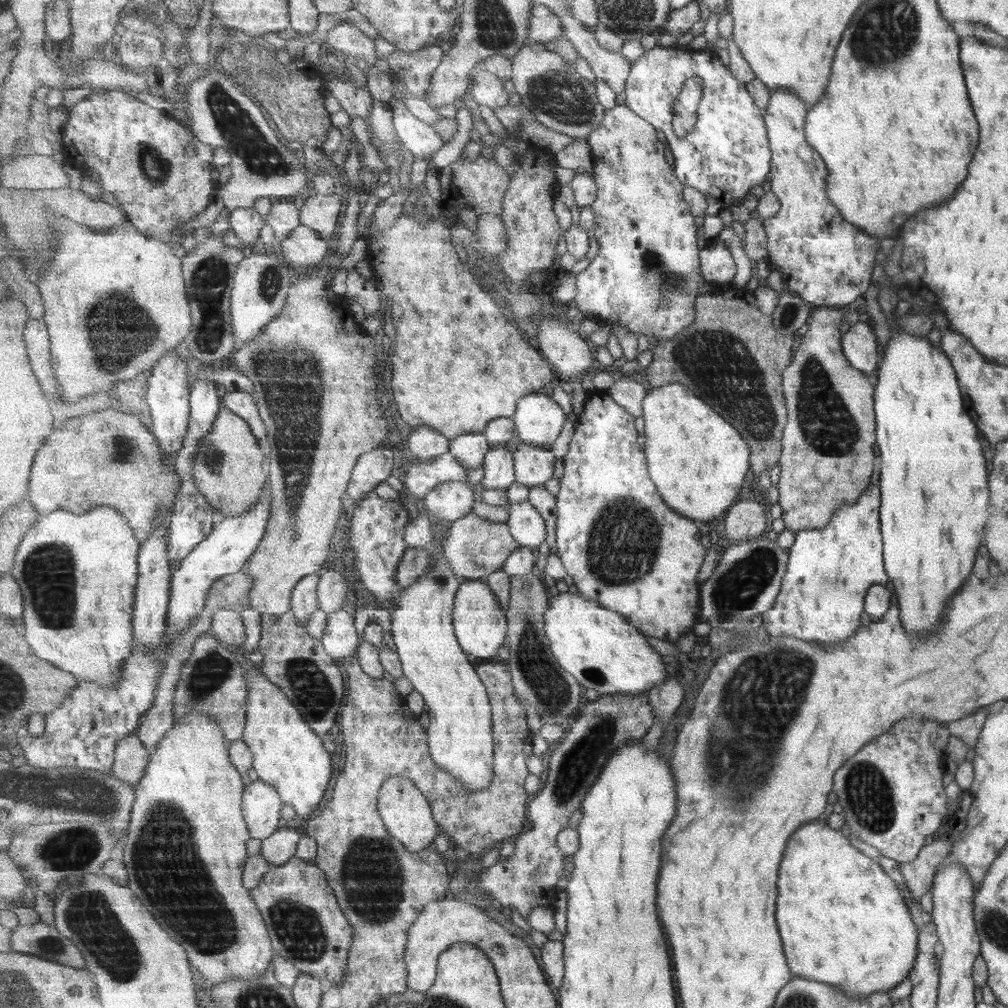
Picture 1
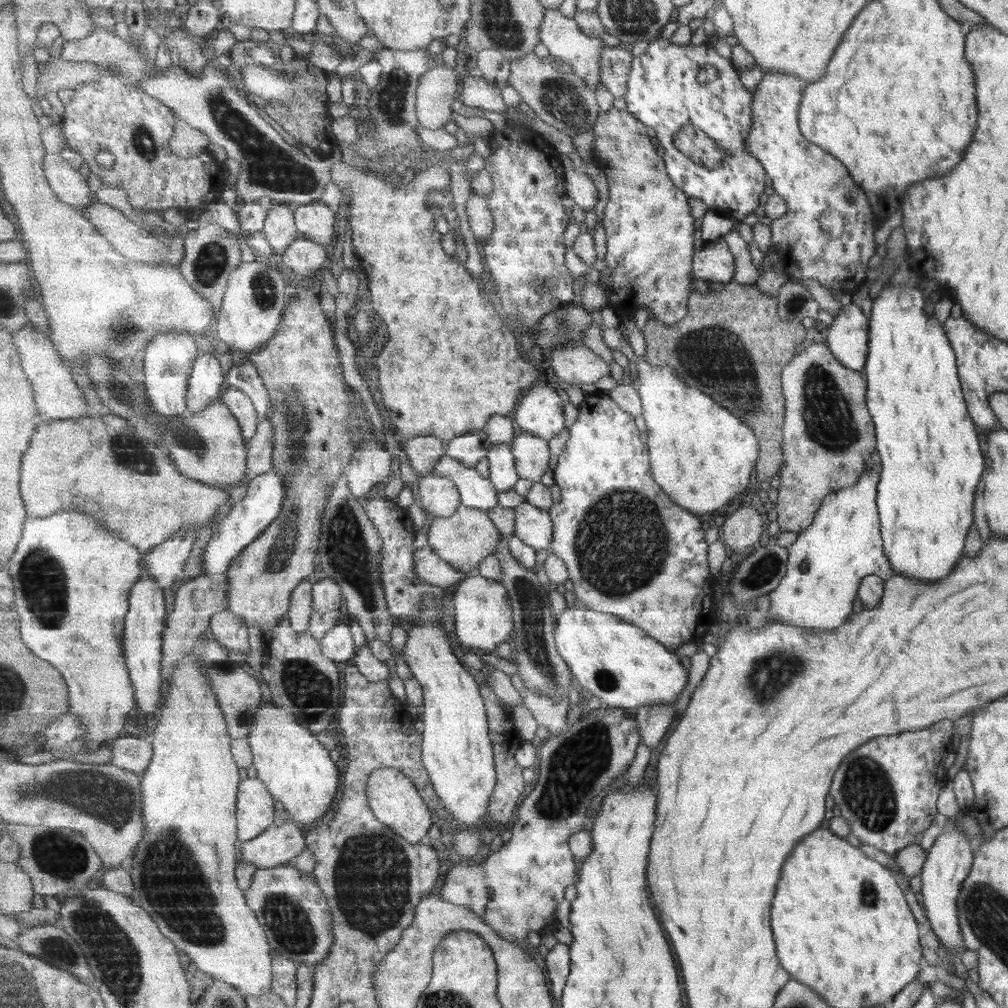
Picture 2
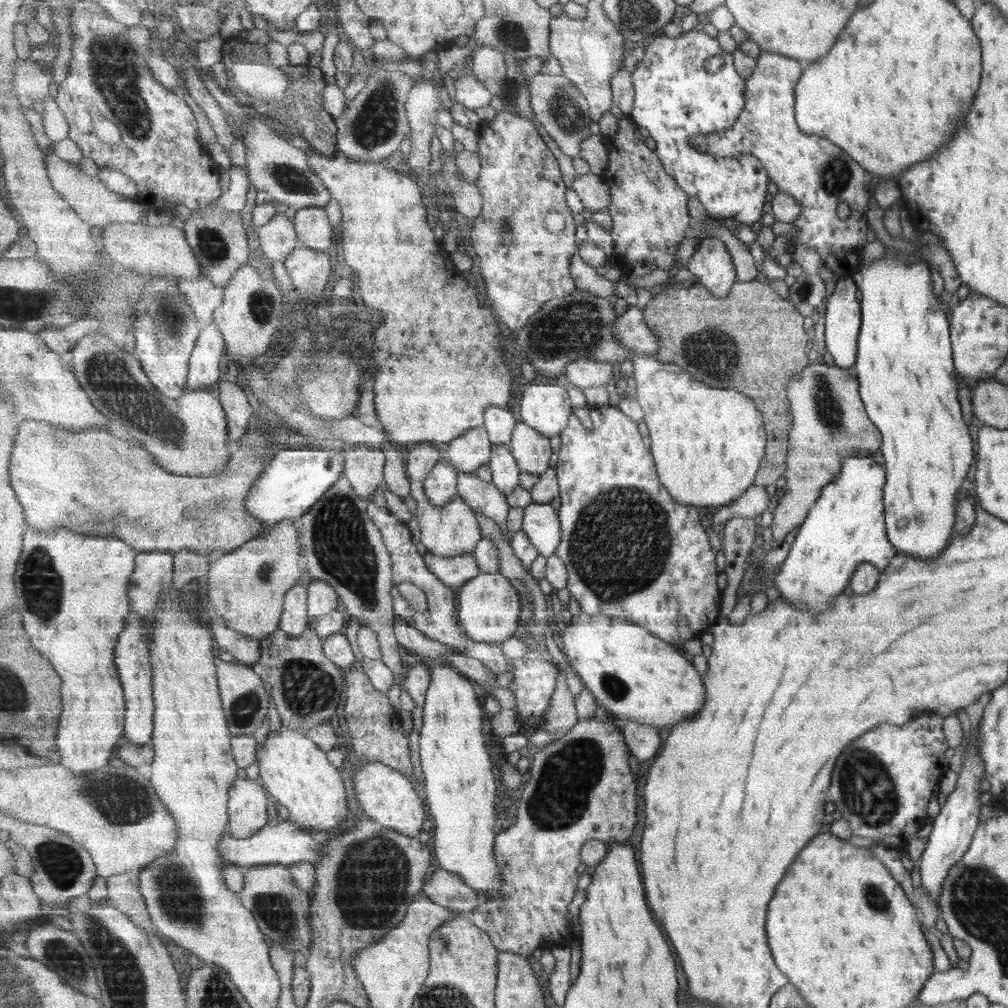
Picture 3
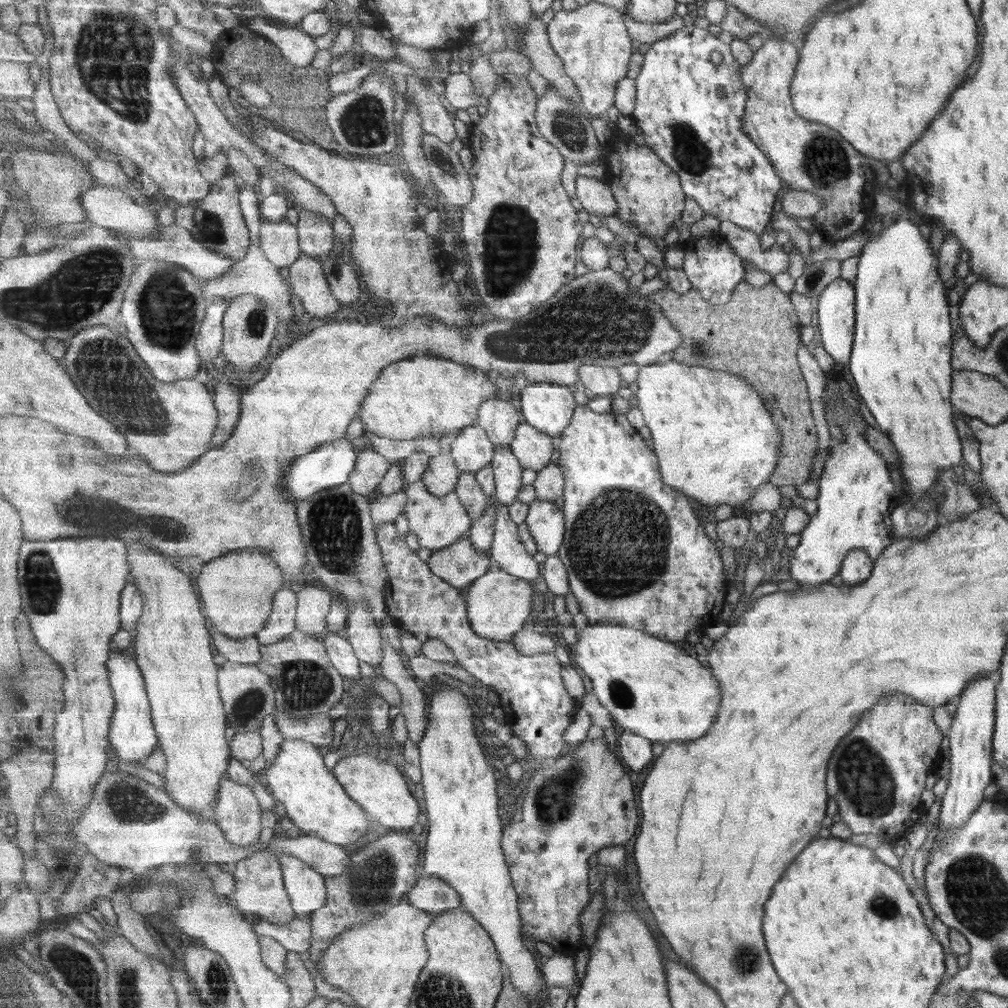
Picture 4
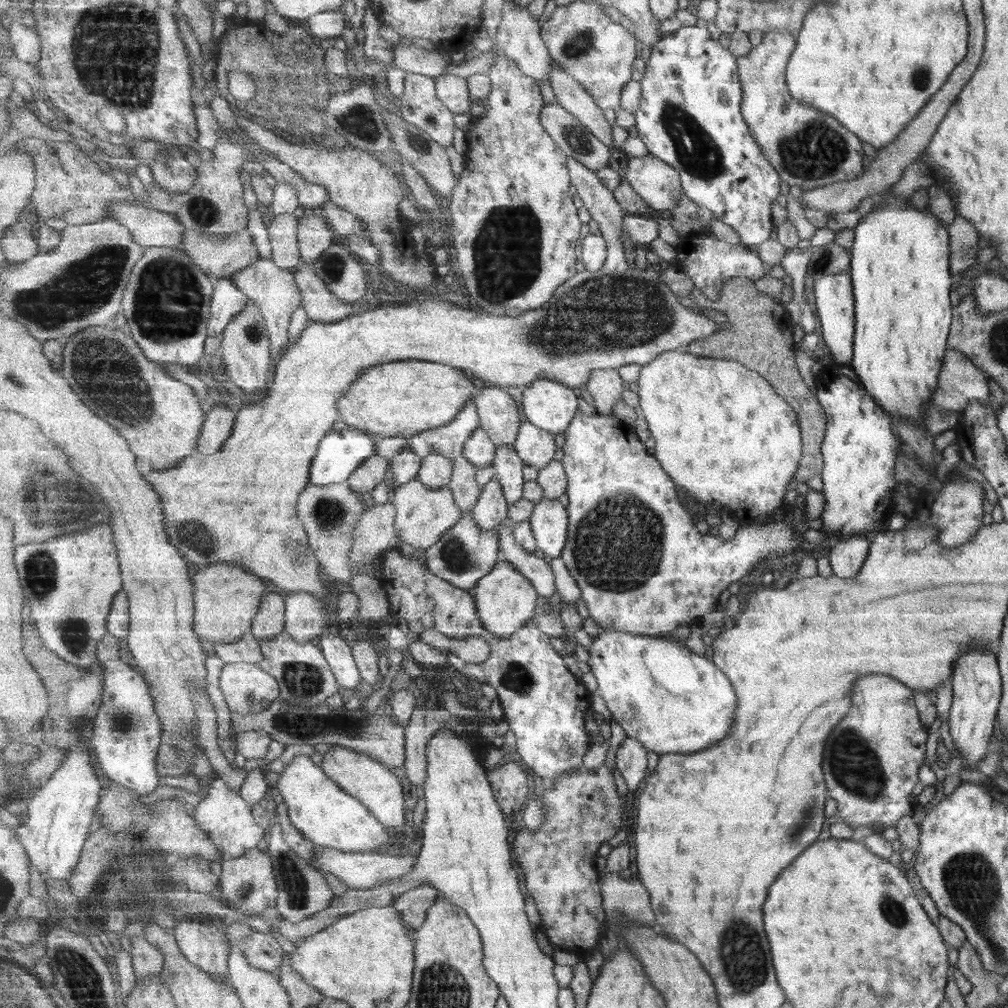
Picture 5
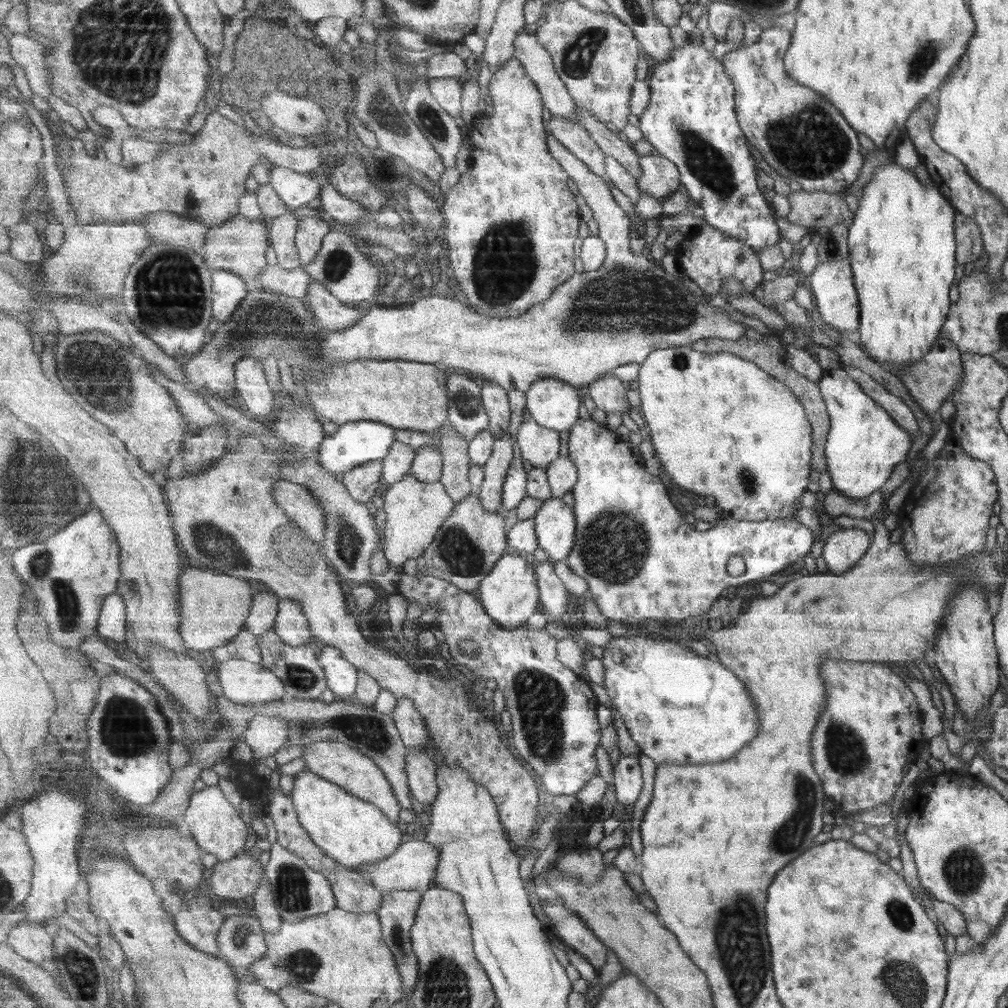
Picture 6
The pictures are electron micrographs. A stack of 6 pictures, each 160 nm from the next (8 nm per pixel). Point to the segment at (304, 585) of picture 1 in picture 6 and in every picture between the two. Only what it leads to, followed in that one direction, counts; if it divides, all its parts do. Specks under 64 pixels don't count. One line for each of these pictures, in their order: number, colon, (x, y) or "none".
2: (301, 609)
3: (295, 620)
4: (282, 623)
5: (270, 621)
6: (265, 606)

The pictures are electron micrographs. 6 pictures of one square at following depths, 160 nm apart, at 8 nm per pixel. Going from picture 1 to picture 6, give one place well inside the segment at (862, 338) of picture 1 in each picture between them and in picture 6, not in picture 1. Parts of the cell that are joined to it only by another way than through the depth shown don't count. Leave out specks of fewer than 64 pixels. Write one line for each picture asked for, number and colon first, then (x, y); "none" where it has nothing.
2: (846, 338)
3: (842, 312)
4: (835, 309)
5: (833, 295)
6: (831, 282)

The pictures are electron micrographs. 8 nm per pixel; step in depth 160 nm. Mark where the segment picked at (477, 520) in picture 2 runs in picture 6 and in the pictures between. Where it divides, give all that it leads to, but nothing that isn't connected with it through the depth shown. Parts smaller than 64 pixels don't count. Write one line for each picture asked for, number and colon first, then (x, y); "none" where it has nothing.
3: (451, 530)
4: (438, 522)
5: (424, 515)
6: (415, 511)

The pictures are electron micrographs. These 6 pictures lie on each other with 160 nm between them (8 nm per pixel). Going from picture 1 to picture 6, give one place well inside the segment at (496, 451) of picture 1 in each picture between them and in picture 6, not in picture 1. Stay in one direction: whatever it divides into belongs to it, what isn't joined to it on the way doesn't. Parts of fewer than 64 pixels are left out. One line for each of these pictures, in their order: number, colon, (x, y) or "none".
2: (503, 473)
3: (505, 470)
4: (507, 470)
5: (508, 465)
6: (515, 489)

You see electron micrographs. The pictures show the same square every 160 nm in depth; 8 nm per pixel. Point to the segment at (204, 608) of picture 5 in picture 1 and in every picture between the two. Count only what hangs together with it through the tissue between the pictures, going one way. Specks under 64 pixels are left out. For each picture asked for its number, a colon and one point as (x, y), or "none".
1: (315, 384)
2: (300, 367)
3: (247, 586)
4: (238, 590)

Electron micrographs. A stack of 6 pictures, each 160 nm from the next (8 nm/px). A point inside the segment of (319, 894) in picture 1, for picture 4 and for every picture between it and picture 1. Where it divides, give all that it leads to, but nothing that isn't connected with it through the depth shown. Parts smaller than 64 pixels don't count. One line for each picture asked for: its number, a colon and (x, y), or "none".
2: (295, 913)
3: (283, 911)
4: (260, 891)

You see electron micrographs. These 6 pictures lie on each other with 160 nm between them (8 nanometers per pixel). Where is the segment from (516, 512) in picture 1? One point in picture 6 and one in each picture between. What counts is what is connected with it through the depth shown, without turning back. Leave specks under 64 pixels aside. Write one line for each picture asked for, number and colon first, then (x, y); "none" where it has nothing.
2: (535, 526)
3: (542, 524)
4: (547, 524)
5: (550, 521)
6: (556, 524)

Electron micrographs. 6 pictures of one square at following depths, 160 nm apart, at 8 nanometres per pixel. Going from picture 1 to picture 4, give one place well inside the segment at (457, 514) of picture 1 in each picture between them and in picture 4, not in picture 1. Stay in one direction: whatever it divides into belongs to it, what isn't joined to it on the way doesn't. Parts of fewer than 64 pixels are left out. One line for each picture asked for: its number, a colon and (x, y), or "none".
2: (438, 495)
3: (441, 486)
4: (443, 475)

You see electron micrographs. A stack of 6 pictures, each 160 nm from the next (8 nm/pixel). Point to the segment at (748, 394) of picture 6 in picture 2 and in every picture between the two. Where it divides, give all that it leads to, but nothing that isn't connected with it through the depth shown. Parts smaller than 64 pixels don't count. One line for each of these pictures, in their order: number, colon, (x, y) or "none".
2: (704, 456)
3: (709, 443)
4: (717, 441)
5: (721, 430)

